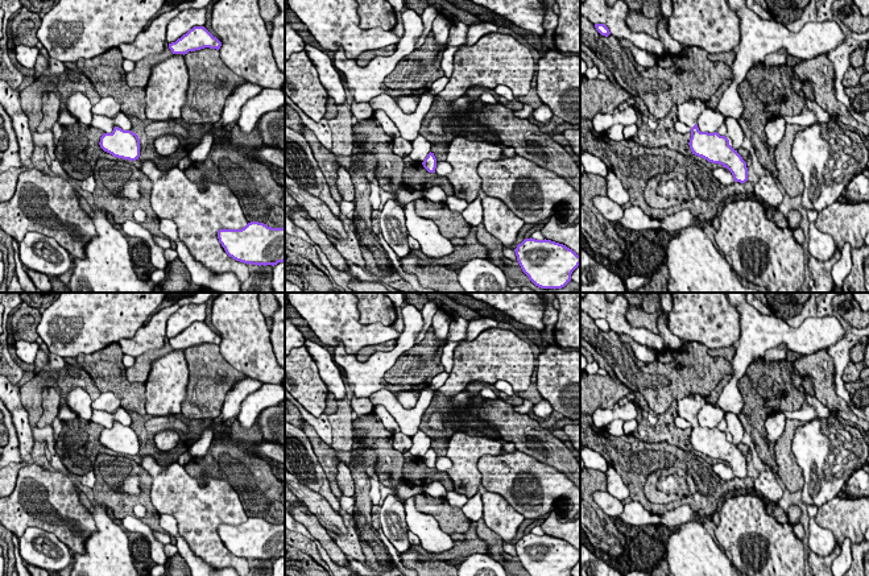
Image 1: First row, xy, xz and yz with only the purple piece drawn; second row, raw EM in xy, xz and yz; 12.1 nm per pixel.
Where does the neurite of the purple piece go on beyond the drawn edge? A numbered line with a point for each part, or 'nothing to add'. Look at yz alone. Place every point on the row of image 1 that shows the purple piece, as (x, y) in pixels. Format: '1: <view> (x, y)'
1: yz (687, 112)

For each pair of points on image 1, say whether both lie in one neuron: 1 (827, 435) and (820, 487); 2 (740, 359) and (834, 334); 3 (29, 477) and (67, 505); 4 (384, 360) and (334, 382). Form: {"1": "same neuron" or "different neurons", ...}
{"1": "same neuron", "2": "same neuron", "3": "same neuron", "4": "different neurons"}

